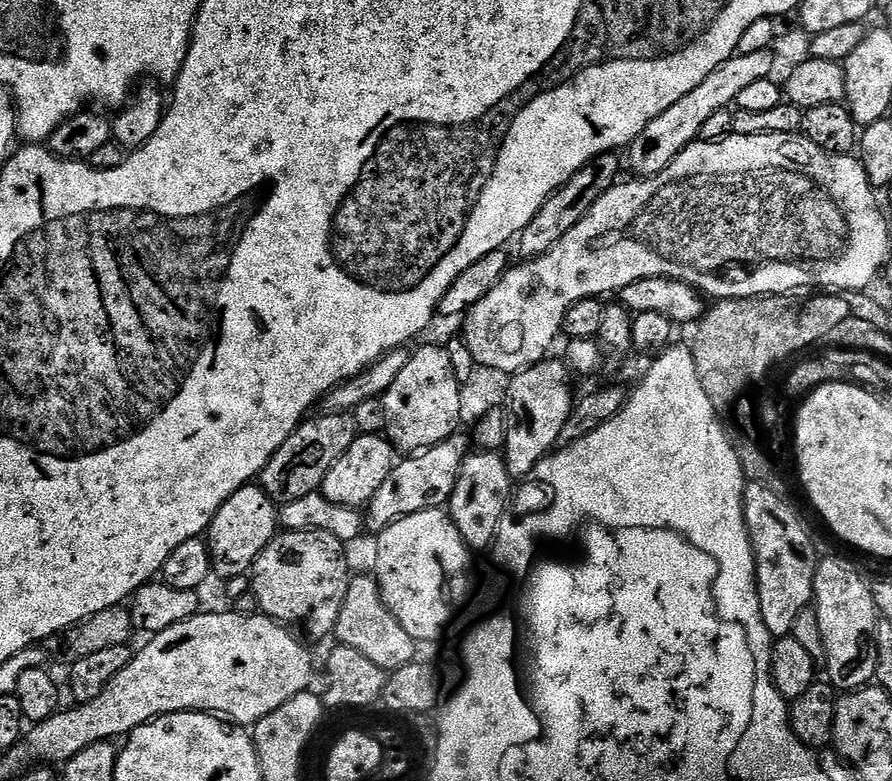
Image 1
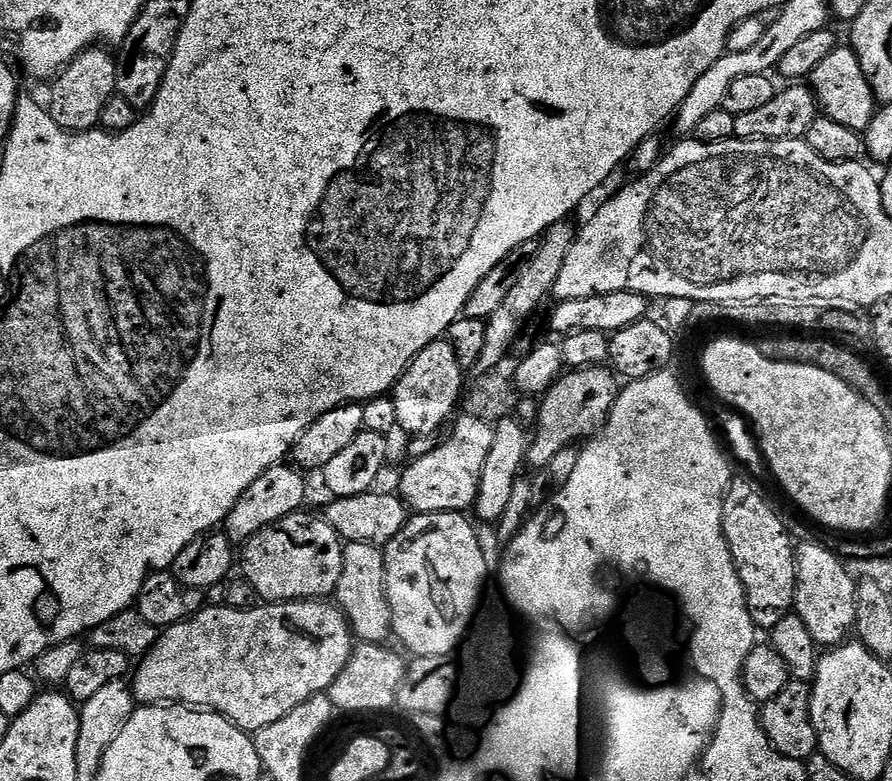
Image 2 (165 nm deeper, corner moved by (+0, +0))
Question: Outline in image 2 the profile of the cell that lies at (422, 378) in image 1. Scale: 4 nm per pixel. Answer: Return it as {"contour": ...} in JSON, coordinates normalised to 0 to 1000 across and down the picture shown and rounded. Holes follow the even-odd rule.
{"contour":[[[501,434],[487,435],[482,443],[471,449],[455,475],[448,480],[438,503],[442,525],[446,525],[447,552],[459,553],[459,560],[462,561],[483,560],[489,556],[484,553],[491,552],[498,542],[501,544],[512,526],[511,516],[515,512],[517,516],[518,503],[521,501],[520,481],[522,481],[521,472],[516,470],[507,442]]]}

